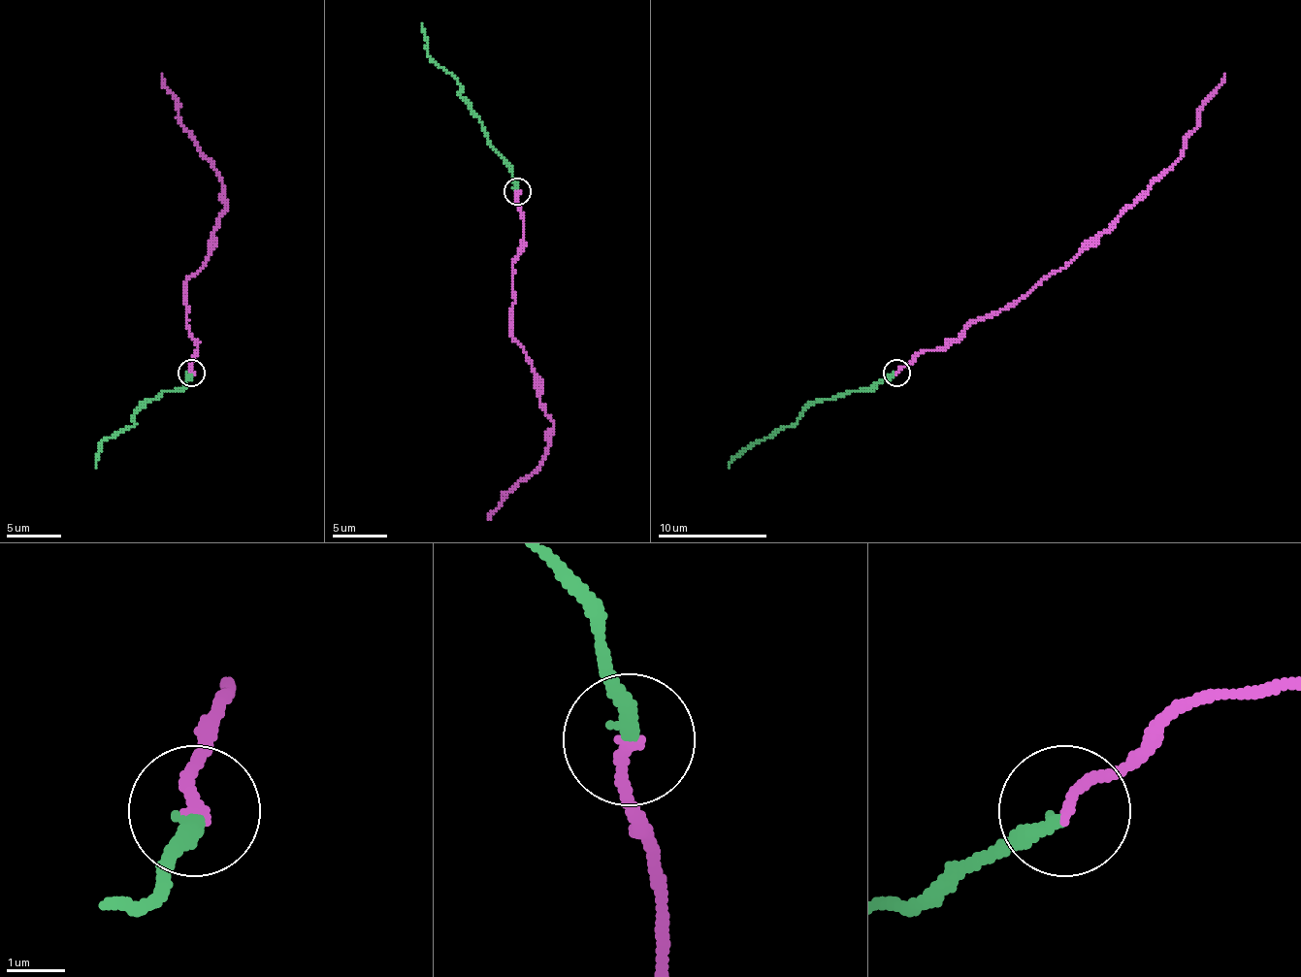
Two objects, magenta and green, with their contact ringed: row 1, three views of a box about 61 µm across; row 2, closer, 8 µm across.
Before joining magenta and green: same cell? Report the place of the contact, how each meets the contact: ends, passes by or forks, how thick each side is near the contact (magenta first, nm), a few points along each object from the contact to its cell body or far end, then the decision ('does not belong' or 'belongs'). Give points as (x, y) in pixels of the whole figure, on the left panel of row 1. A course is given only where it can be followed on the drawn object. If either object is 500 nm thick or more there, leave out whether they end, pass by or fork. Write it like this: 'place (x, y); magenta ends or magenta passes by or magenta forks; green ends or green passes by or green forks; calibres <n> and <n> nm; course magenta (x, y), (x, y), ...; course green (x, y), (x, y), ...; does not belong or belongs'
place (191, 373); magenta ends; green ends; calibres 190 and 260 nm; course magenta (192, 372), (186, 281), (203, 265), (227, 199), (162, 74); course green (192, 374), (180, 388), (164, 391), (150, 399), (134, 415), (131, 427), (101, 443), (96, 468); belongs

